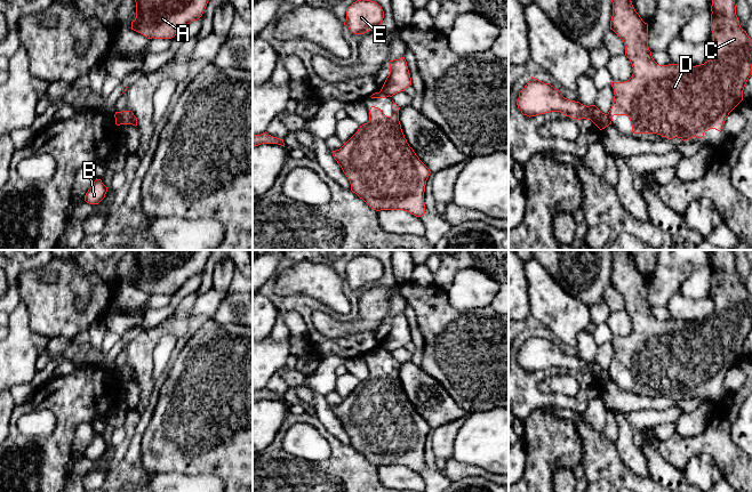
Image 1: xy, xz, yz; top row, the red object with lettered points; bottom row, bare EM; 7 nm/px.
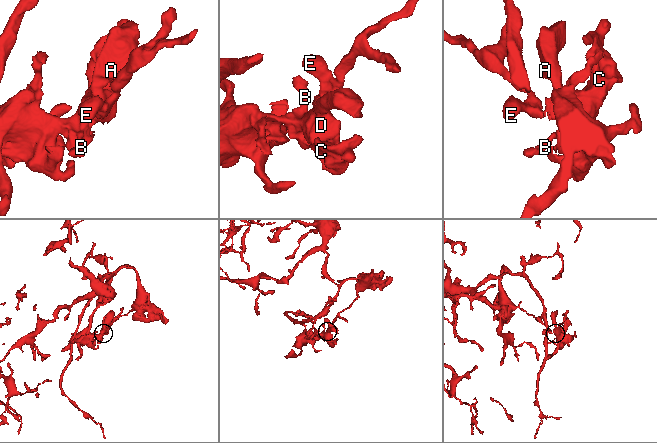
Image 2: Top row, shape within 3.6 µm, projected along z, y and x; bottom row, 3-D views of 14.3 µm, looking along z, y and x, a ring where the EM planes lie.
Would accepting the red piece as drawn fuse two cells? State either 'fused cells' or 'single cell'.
fused cells

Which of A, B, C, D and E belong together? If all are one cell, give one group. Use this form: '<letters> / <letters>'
A B C D / E

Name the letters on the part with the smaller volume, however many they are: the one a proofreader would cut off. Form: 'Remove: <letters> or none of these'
Remove: A, B, C, D

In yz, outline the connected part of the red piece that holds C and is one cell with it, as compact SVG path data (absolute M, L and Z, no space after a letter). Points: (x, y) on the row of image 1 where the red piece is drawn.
M611 0L611 2L610 30L623 40L625 56L632 64L633 74L627 81L611 82L615 96L608 112L610 124L614 115L626 115L630 118L633 134L657 134L667 139L678 137L683 142L693 137L702 138L710 129L720 131L726 118L743 100L744 87L752 75L752 39L739 25L735 0L712 0L711 31L714 54L710 61L696 66L657 64L648 47L648 24L635 11L631 0Z

